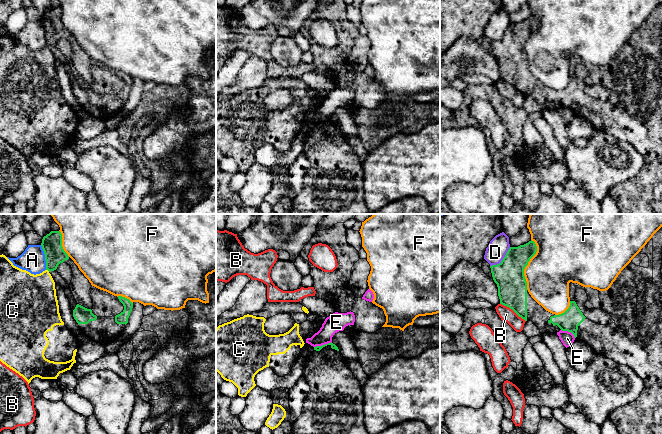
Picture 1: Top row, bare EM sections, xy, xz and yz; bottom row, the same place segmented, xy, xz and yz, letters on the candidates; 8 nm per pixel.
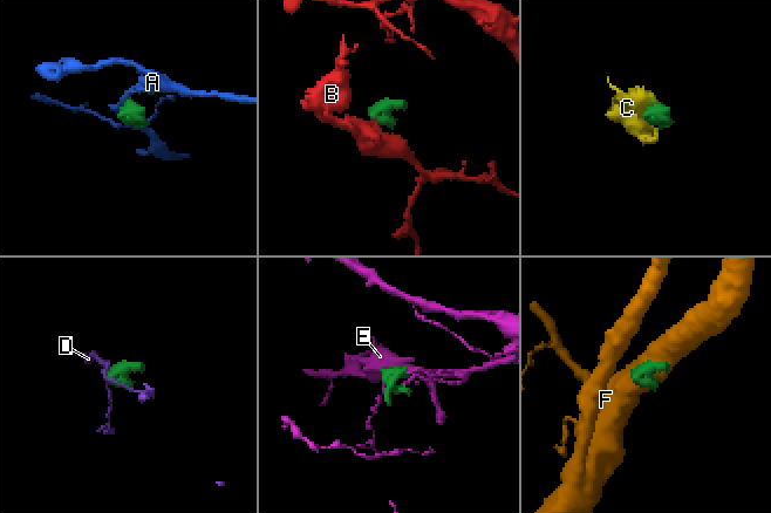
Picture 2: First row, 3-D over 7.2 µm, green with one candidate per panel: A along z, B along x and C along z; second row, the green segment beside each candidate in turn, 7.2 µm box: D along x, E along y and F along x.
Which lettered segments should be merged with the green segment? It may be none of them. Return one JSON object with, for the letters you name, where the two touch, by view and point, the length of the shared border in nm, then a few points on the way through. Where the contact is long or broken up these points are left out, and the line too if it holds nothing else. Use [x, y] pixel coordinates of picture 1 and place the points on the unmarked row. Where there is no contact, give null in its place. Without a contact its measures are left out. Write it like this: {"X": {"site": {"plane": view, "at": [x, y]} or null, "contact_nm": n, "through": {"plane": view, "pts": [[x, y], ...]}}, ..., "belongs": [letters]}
{"belongs": []}

